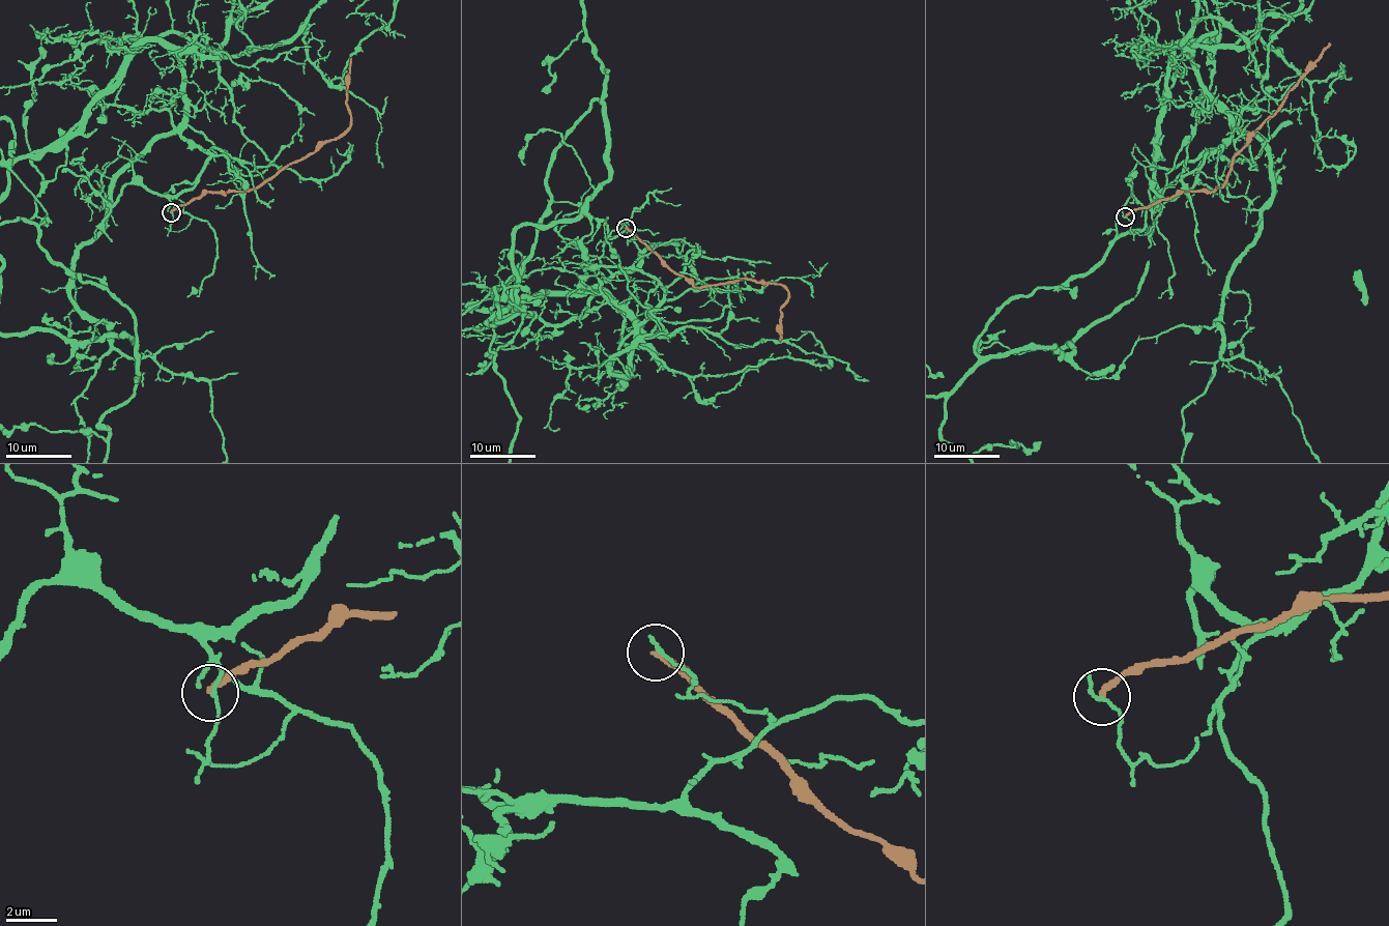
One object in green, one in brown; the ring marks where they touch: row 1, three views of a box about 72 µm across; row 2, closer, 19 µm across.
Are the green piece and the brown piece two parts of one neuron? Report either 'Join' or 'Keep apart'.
Keep apart

